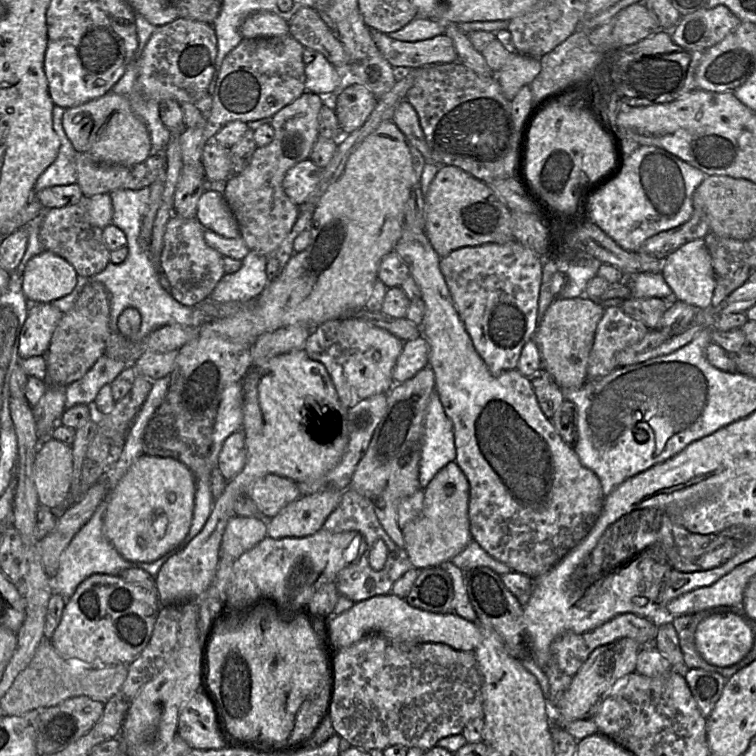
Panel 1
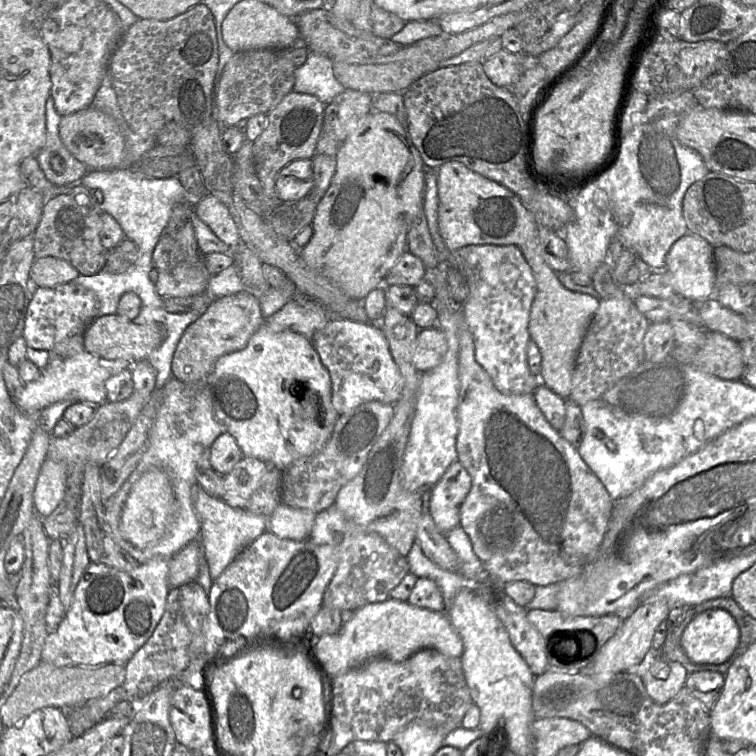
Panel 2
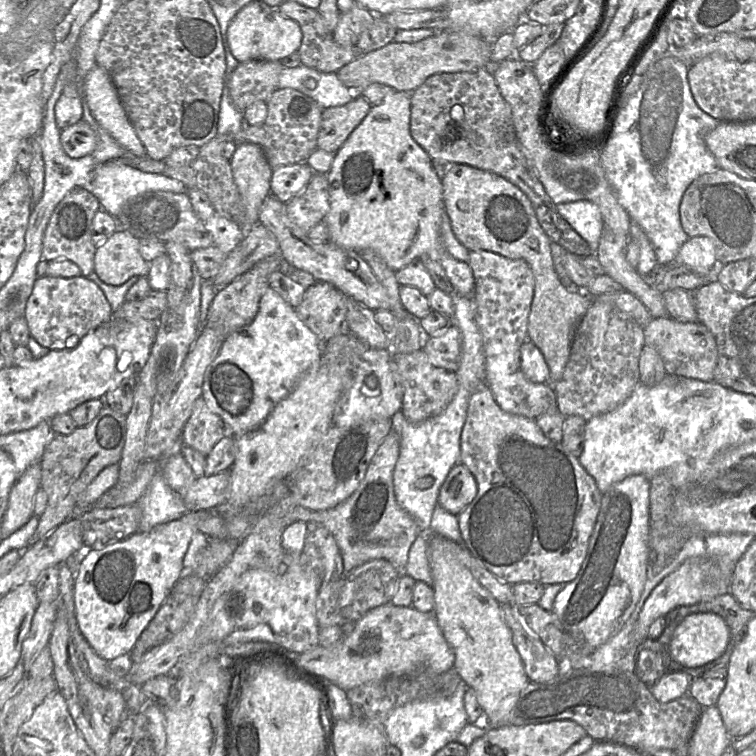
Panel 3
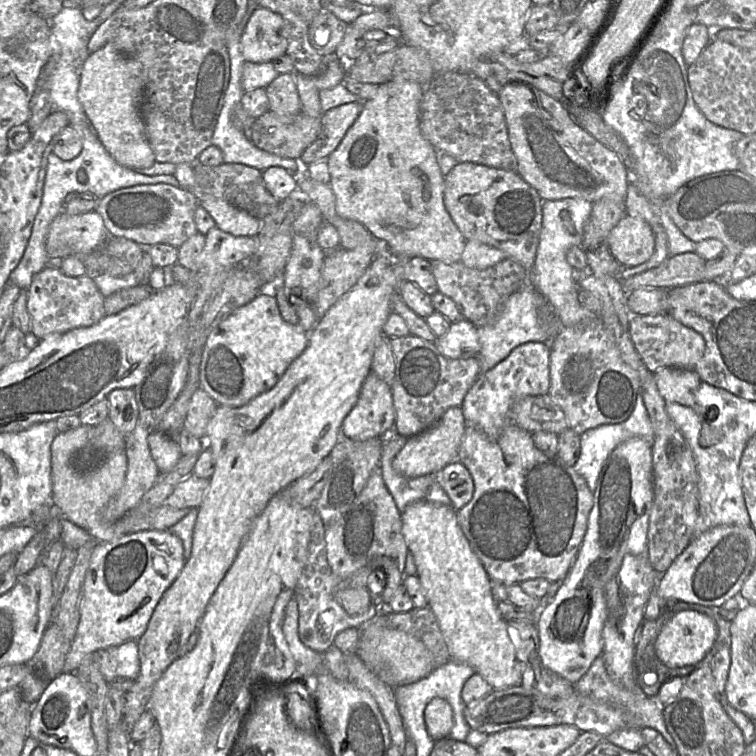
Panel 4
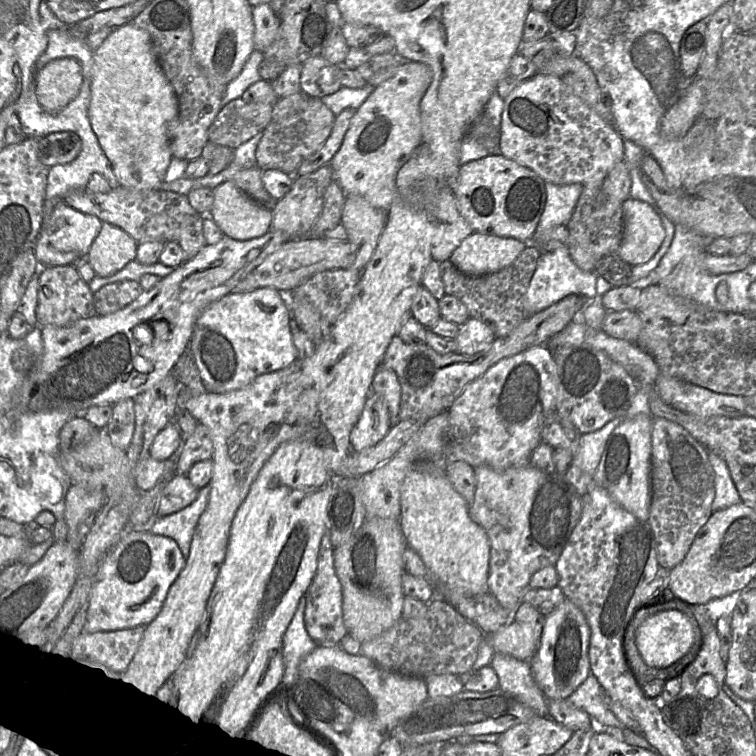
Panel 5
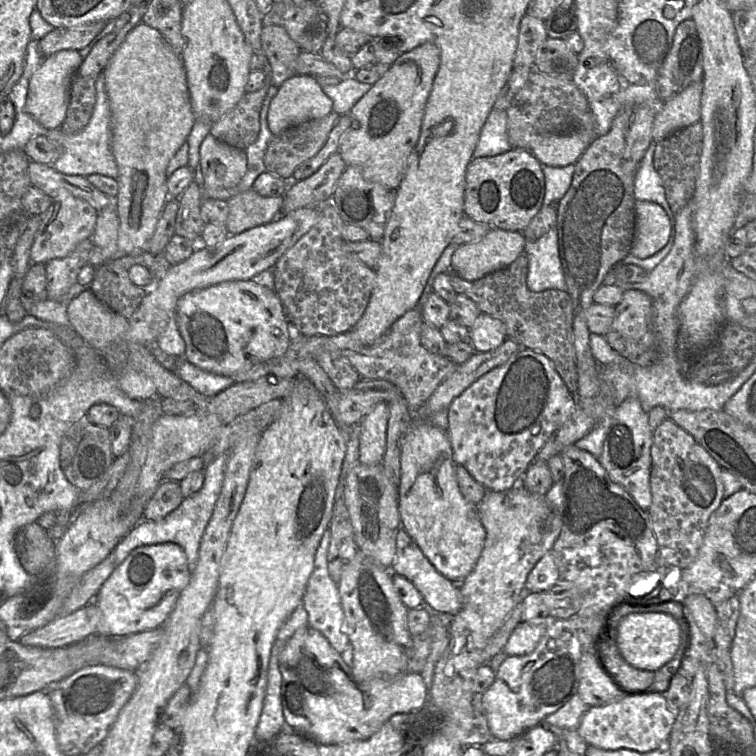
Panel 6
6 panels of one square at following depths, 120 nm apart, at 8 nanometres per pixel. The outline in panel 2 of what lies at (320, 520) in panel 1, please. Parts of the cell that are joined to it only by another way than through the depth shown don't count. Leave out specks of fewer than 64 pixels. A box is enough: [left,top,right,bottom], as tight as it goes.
[267,503,316,540]

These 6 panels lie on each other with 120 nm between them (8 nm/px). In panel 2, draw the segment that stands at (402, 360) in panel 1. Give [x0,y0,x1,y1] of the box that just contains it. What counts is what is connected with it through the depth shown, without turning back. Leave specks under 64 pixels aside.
[412,328,446,373]

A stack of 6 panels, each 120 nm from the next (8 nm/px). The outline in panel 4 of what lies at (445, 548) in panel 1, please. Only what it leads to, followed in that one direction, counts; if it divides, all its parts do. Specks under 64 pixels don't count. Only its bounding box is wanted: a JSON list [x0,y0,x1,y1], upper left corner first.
[436,460,474,510]

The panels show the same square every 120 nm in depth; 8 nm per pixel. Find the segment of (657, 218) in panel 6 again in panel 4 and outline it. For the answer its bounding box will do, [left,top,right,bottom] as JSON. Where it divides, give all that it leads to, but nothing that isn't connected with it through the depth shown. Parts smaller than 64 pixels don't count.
[606,214,655,267]

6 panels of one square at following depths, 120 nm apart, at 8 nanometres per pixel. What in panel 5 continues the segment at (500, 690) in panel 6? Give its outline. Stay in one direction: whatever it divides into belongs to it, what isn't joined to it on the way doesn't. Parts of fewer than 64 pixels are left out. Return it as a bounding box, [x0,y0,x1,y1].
[529,599,590,700]

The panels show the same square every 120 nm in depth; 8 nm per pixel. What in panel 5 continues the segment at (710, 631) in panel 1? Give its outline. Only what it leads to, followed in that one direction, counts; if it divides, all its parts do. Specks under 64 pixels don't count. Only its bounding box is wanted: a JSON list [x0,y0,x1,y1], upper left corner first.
[635,610,701,668]

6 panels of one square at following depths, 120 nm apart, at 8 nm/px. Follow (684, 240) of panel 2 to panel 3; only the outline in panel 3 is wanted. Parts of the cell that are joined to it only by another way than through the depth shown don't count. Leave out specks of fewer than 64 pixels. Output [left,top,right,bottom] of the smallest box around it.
[673,236,718,281]

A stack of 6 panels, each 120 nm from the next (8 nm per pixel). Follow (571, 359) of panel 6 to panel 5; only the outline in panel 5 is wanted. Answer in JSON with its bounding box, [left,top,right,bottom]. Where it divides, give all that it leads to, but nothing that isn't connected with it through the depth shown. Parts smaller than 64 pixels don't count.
[439,244,540,338]

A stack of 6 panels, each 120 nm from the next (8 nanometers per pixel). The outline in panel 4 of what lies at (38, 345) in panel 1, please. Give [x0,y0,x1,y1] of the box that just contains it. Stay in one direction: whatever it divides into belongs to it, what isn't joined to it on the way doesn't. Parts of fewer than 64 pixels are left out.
[27,265,106,339]

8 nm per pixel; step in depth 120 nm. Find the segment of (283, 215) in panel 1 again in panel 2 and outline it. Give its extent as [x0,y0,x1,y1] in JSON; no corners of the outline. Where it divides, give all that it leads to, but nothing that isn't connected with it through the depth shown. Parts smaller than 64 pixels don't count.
[253,91,325,217]

